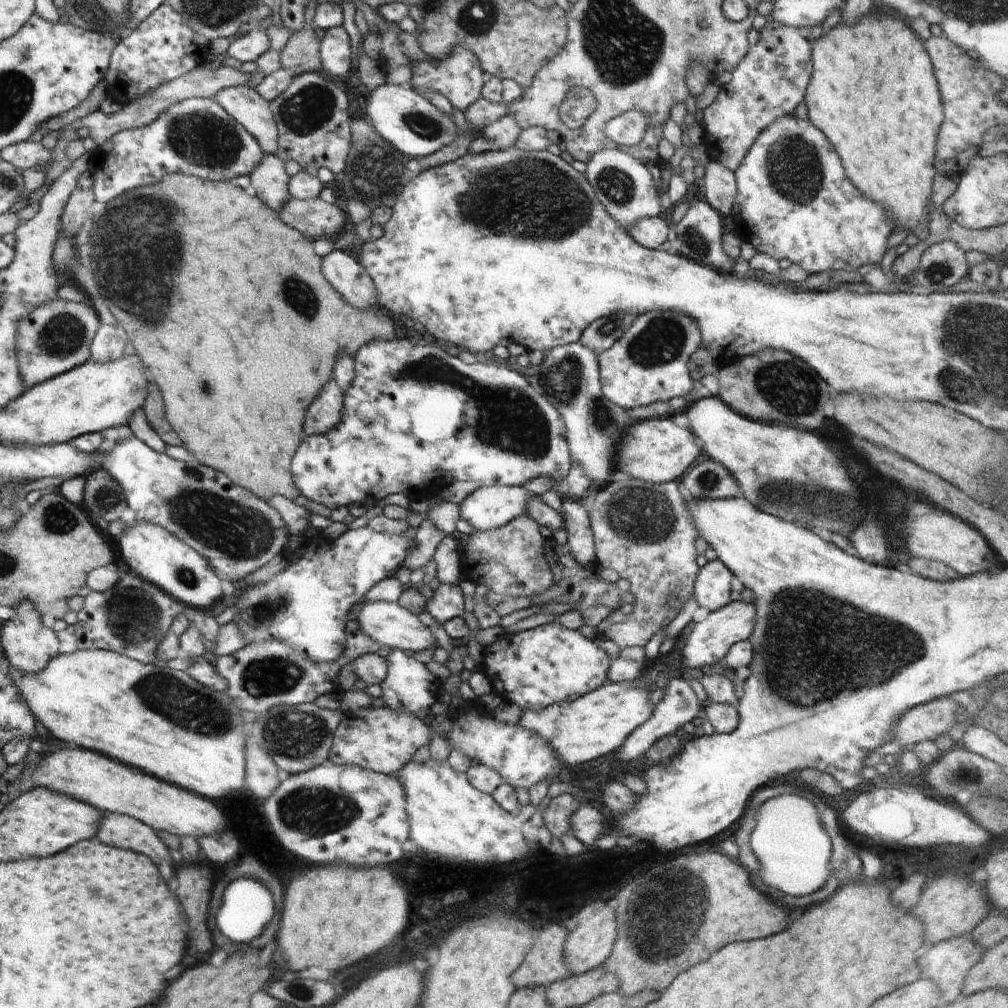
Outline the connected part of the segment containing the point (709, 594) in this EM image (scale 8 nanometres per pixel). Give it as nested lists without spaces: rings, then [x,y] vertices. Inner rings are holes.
[[[718,558],[699,567],[693,586],[693,594],[698,606],[708,608],[710,611],[726,606],[731,601],[732,576],[732,572]]]

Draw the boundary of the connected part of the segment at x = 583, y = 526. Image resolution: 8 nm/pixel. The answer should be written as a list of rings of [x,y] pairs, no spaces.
[[[561,495],[562,508],[564,513],[563,529],[567,532],[567,544],[570,554],[580,566],[592,566],[597,560],[594,546],[594,537],[591,529],[588,512],[577,500]]]

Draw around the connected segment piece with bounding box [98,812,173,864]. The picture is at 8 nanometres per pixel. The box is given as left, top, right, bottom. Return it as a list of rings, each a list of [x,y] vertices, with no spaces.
[[[104,813],[102,830],[98,830],[100,842],[108,846],[118,846],[126,850],[136,850],[154,858],[154,862],[172,864],[169,847],[162,842],[153,827],[140,822],[137,818],[120,813]]]

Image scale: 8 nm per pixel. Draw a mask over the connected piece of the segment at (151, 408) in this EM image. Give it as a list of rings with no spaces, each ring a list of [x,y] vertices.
[[[149,382],[148,396],[142,409],[145,411],[148,424],[156,430],[156,434],[158,434],[166,444],[182,446],[181,438],[172,430],[172,427],[166,420],[162,392],[160,392],[160,389],[156,388],[156,386],[152,386],[152,382]]]

